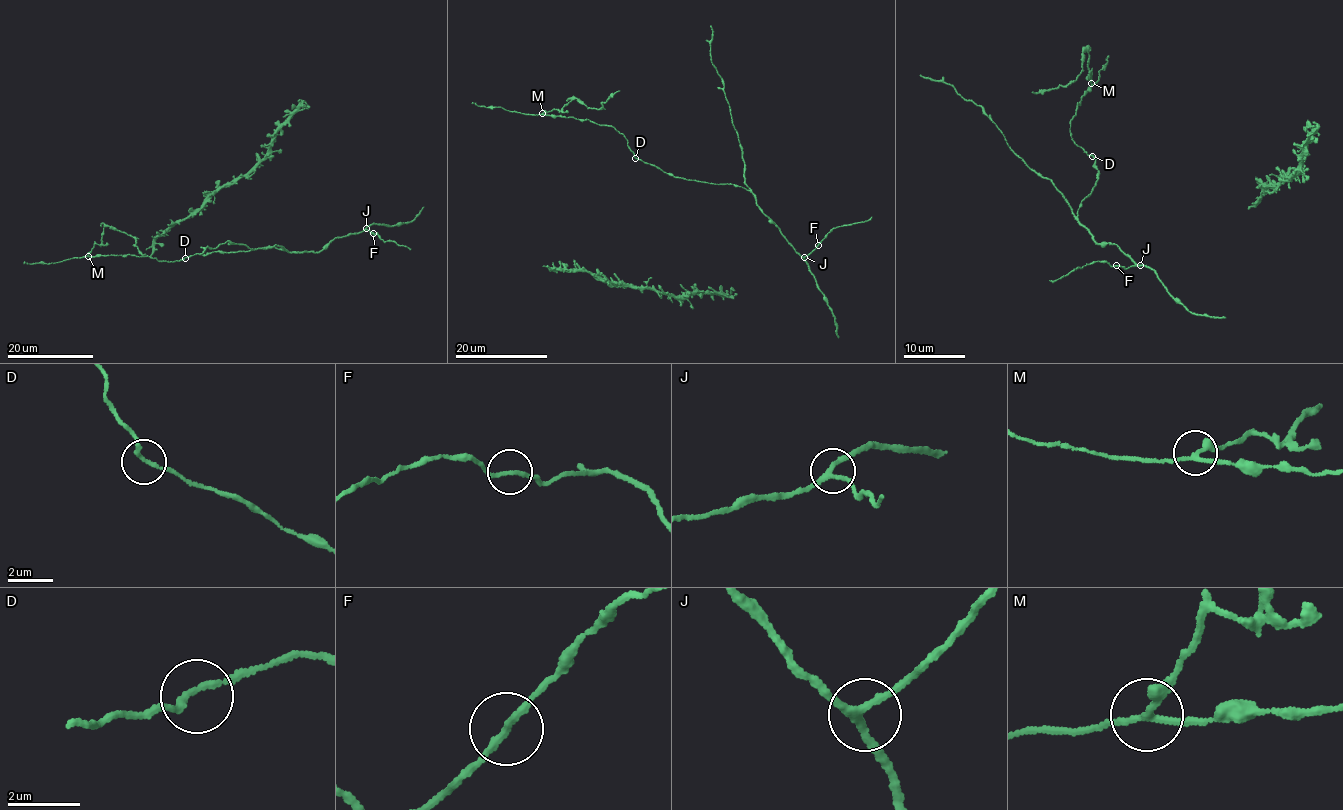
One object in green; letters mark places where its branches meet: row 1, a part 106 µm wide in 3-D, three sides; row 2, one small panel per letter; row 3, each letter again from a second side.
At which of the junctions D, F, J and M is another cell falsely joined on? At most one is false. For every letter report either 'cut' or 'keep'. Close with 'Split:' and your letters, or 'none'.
D: keep
F: keep
J: keep
M: cut
Split: M

